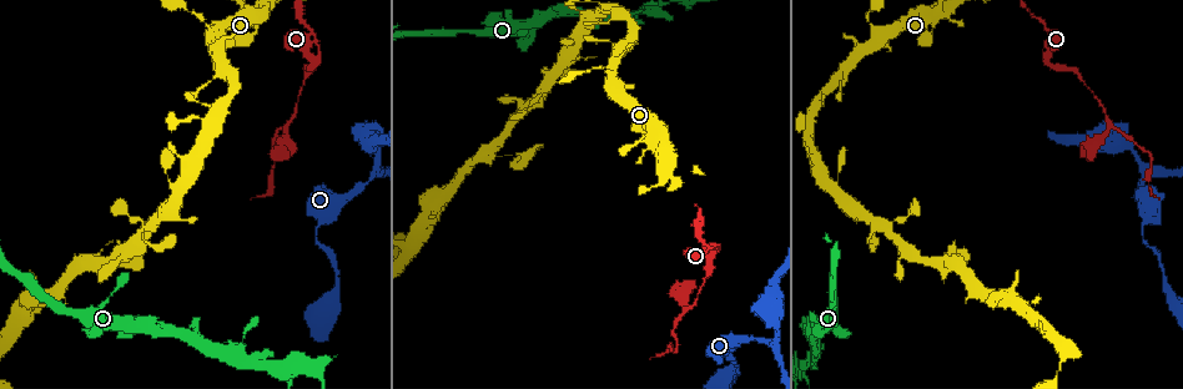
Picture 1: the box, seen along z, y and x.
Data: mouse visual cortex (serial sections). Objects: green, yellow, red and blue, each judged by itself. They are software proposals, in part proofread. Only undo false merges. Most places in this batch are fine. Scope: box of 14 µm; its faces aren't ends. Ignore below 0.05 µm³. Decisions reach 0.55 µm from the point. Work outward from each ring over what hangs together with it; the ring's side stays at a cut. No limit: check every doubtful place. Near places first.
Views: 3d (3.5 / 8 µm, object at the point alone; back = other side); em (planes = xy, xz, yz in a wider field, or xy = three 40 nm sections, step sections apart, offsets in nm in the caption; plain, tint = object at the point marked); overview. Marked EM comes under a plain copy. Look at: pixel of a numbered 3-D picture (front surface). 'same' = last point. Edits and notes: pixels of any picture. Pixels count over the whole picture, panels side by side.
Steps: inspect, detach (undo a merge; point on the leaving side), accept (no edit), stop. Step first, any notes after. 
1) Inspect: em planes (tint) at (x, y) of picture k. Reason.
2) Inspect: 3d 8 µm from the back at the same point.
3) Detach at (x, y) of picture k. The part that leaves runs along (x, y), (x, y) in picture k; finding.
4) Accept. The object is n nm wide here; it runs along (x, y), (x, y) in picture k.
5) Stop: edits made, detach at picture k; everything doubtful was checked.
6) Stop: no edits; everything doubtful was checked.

Inspect: 3d 8 µm at (317, 60) of picture 1. Sharp bend.

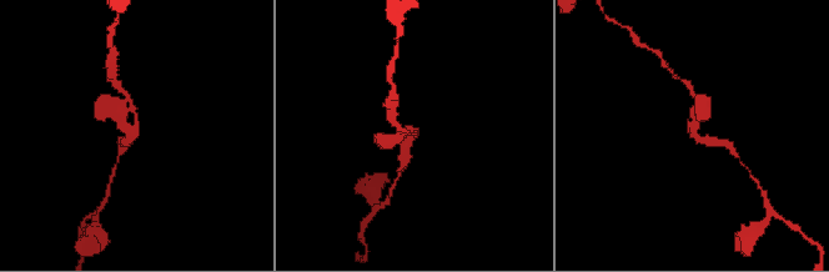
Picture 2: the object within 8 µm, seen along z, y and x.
Inspect: 3d 3.5 µm at (694, 134) of picture 2.

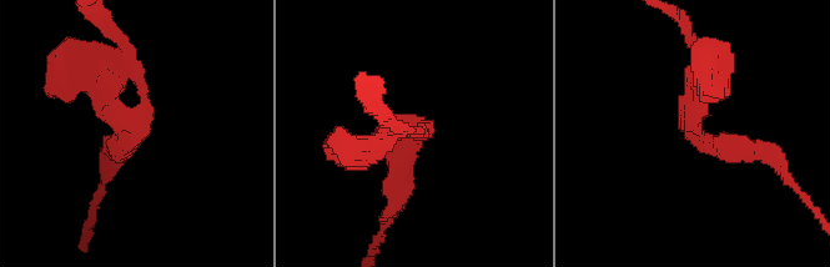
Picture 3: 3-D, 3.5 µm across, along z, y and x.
Accept. The arms are 250, 300 nm wide; continuous, no second cell.

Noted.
Inspect: em xy step 3 (tint) at (1108, 121) of picture 1. Side arm on a straight run.

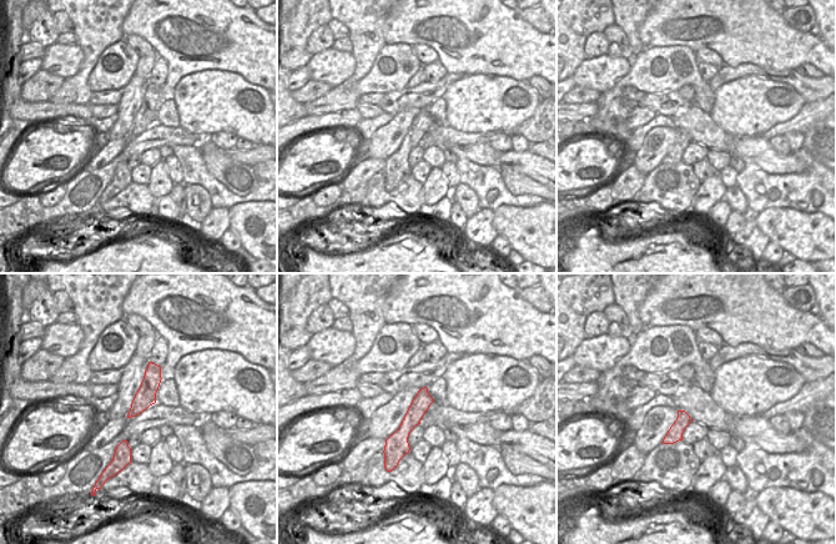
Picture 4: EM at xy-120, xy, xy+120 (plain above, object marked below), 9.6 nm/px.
Inspect: 3d 3.5 µm at the same point. Wider look.

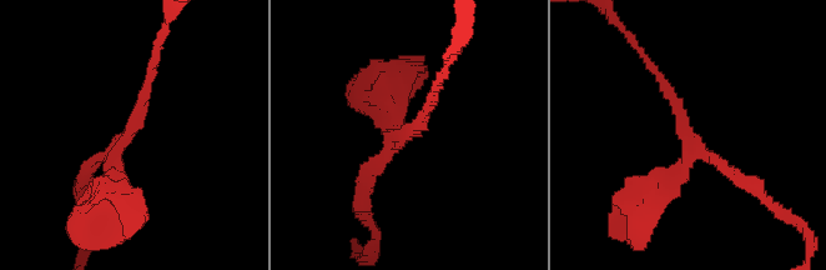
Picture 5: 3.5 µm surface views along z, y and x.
Accept. The object is 170 nm wide here; it runs along (424, 391), (389, 459) in picture 4; continuous, no second cell.

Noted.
Inspect: 3d 8 µm from the back at (523, 152) of picture 1. Abrupt turn.

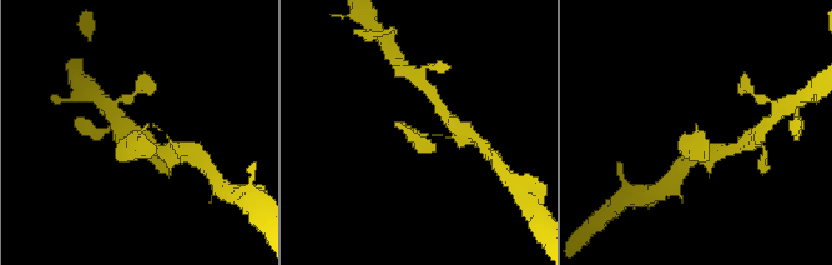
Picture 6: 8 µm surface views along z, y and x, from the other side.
Inspect: 3d 3.5 µm at (693, 137) of picture 6. Zoom in.

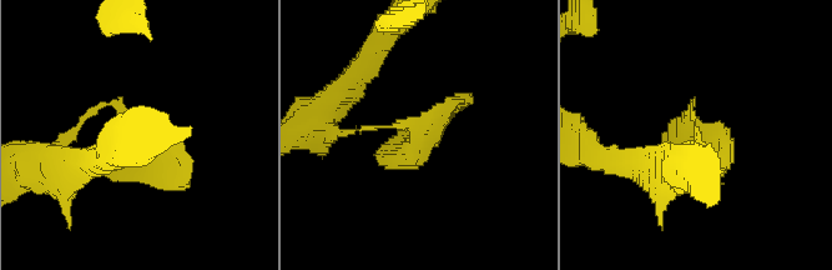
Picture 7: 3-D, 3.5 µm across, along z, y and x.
Accept. It runs along (697, 130), (720, 158) in picture 7; all the same cell.

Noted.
Stop: no edits; everything doubtful was checked.

